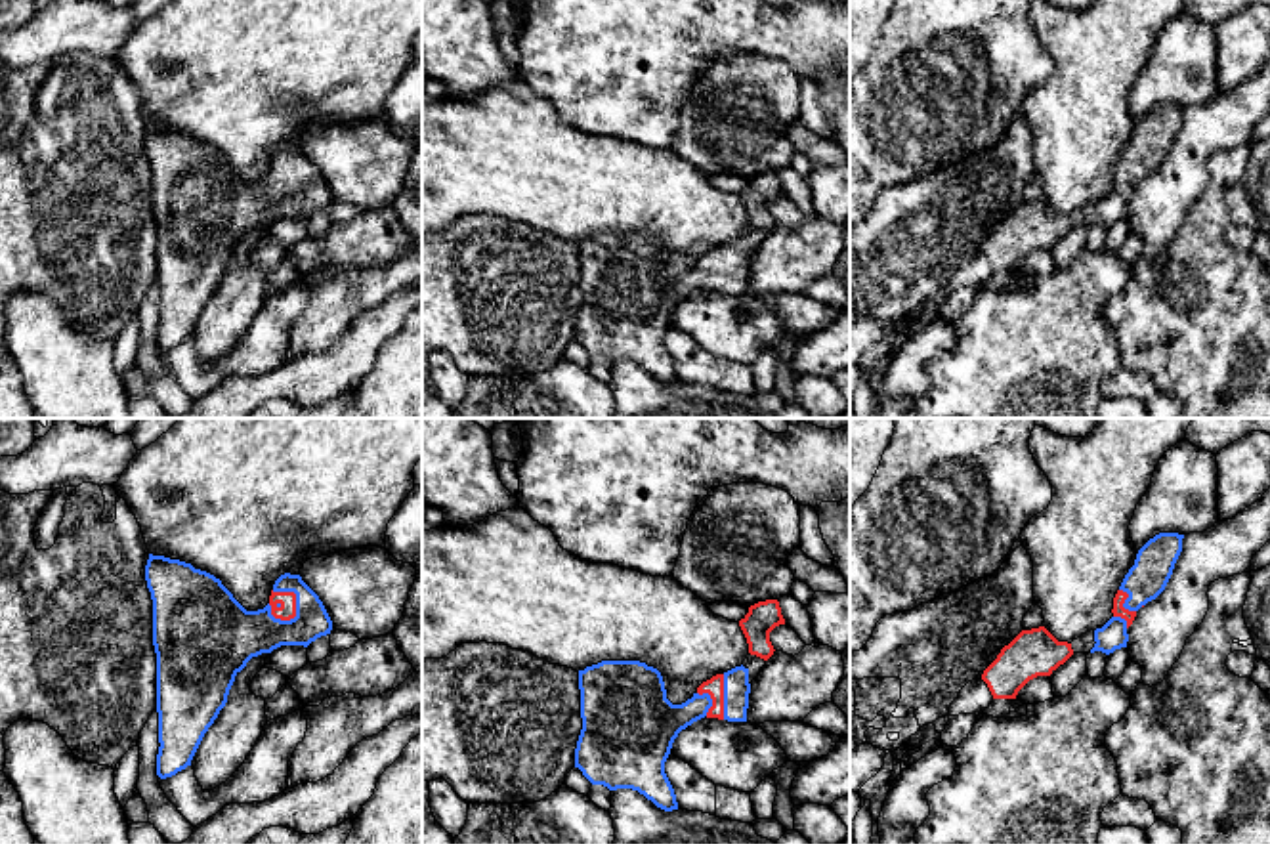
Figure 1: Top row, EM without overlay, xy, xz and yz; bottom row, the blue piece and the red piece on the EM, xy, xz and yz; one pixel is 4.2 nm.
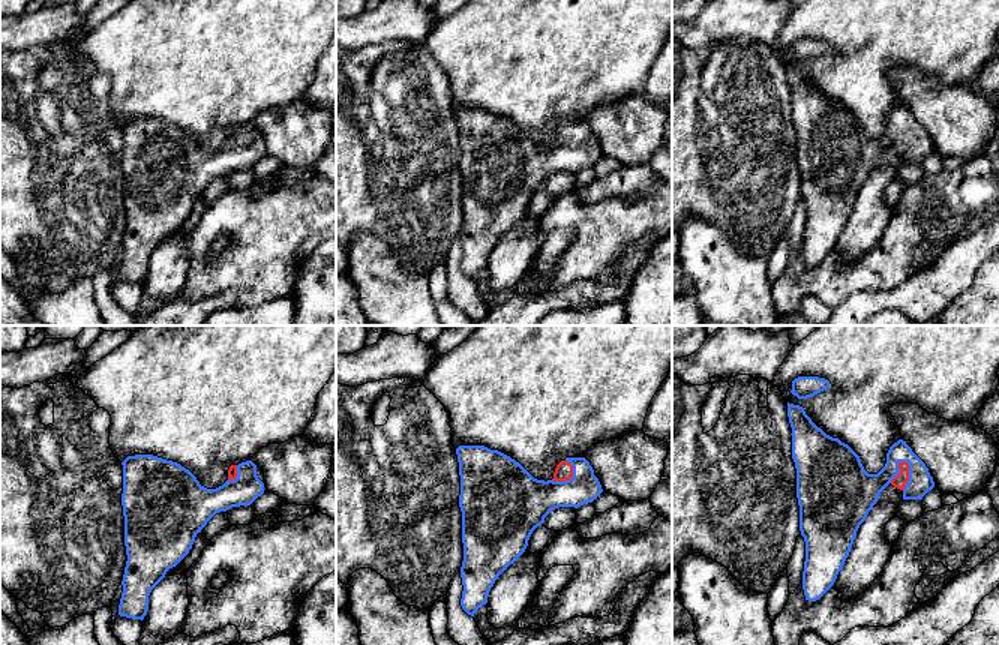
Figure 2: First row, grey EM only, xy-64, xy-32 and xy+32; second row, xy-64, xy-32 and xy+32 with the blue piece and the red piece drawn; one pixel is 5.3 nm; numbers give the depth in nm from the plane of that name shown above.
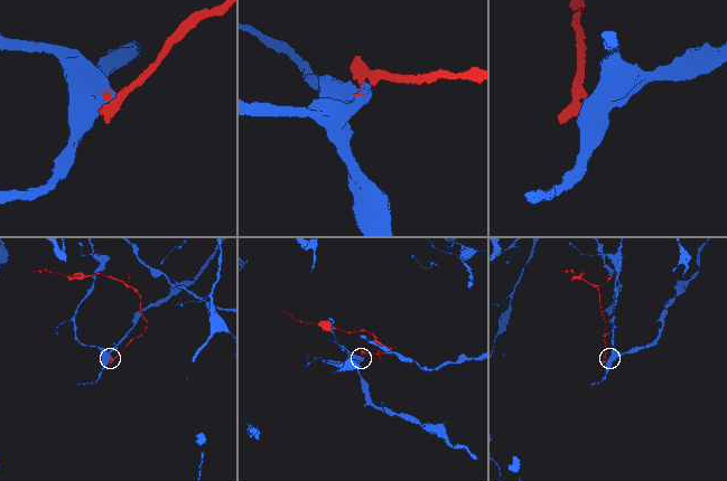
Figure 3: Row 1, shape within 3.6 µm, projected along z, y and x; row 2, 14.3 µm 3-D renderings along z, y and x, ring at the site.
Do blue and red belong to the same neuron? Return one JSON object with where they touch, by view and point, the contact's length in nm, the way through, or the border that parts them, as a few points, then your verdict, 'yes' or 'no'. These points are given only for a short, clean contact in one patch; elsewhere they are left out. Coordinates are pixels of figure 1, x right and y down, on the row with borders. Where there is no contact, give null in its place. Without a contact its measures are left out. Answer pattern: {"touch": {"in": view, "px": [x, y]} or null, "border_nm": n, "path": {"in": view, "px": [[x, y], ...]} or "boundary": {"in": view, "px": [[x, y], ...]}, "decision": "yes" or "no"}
{"touch": {"in": "xy", "px": [296, 596]}, "border_nm": 160, "path": {"in": "xy", "px": [[251, 632], [293, 617], [296, 596], [287, 600]]}, "decision": "yes"}

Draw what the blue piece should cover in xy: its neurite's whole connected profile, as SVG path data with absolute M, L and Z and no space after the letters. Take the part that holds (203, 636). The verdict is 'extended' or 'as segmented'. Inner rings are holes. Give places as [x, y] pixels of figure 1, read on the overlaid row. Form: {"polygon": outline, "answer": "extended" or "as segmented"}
{"polygon": "M149 554L145 580L153 600L153 645L157 653L159 754L157 775L172 777L191 760L227 703L235 676L252 657L281 645L307 647L330 634L332 621L319 596L300 575L281 575L269 603L246 611L214 575L191 563Z", "answer": "extended"}

